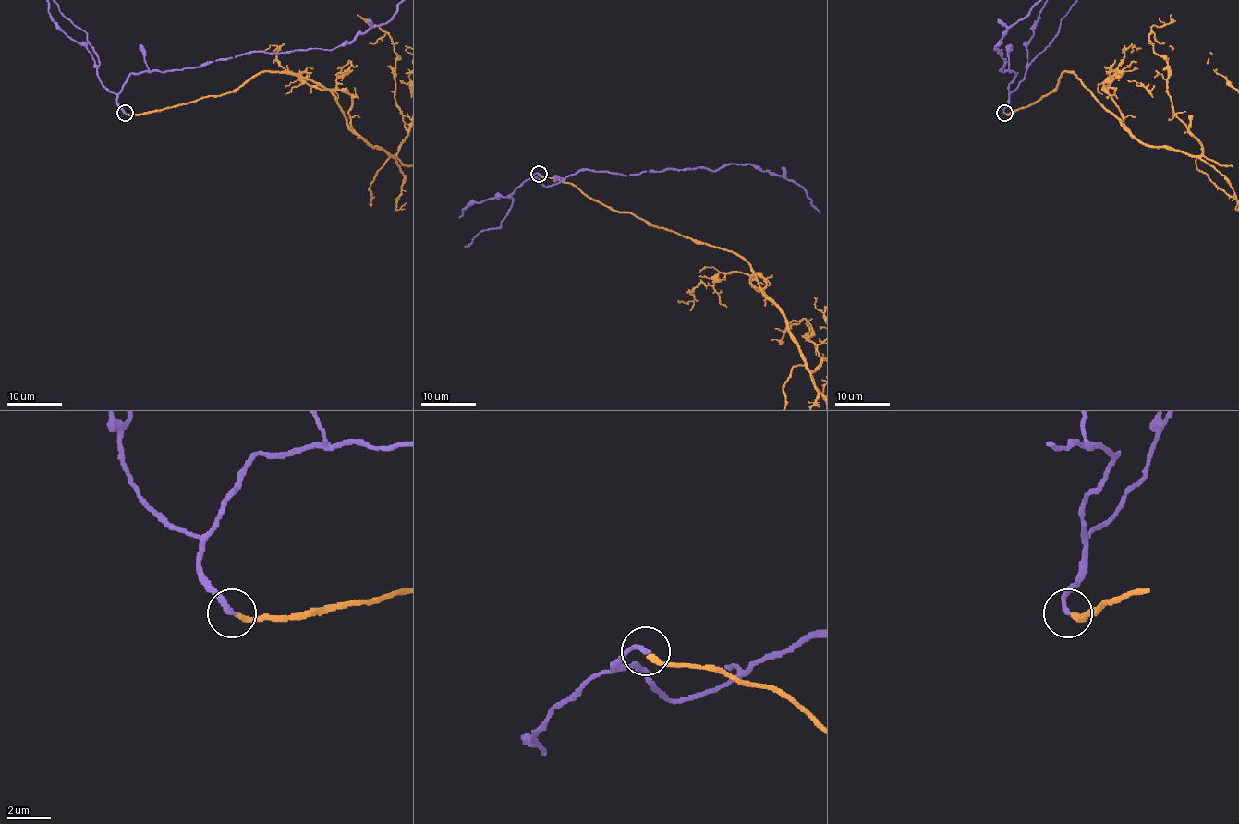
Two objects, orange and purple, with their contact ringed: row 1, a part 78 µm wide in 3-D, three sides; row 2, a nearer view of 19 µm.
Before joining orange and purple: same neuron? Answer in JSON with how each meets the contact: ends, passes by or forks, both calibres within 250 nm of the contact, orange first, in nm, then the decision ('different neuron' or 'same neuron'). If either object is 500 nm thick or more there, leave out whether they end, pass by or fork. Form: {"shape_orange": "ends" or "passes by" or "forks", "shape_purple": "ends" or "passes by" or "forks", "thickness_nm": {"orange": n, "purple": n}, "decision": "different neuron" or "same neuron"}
{"shape_orange": "ends", "shape_purple": "ends", "thickness_nm": {"orange": 240, "purple": 240}, "decision": "same neuron"}

